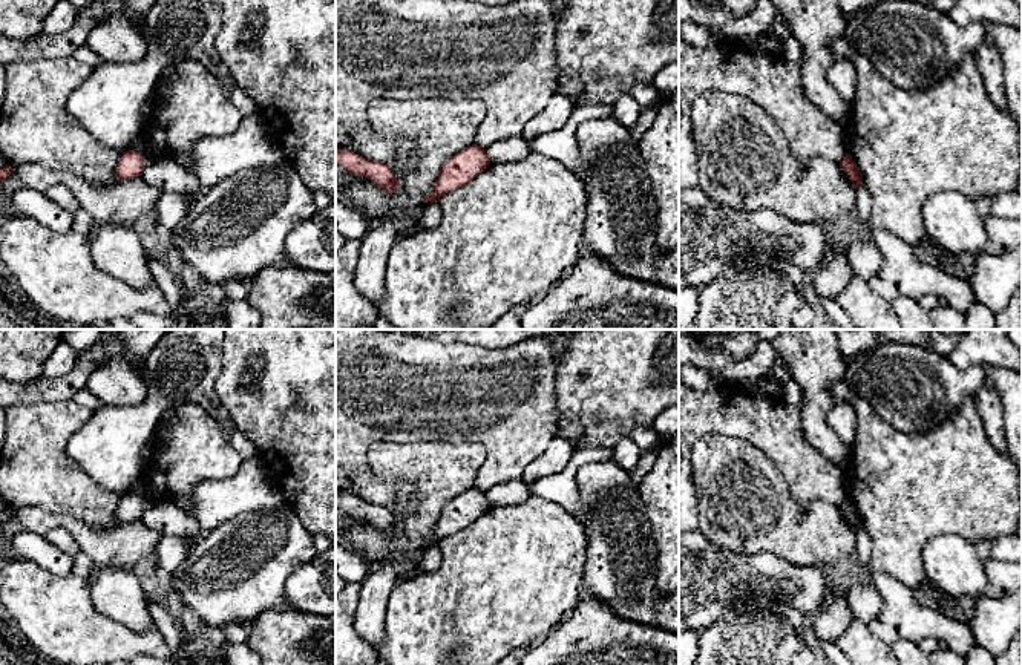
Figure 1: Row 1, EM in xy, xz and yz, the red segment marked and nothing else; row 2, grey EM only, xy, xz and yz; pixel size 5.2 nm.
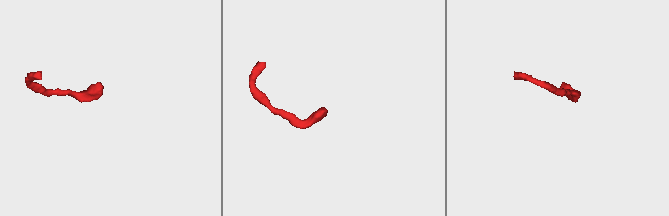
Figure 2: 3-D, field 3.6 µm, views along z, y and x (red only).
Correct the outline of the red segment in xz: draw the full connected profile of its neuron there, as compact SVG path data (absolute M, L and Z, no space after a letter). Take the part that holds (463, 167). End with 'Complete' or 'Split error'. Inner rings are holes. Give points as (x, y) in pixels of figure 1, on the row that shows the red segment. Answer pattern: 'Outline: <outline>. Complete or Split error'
Outline: M472 144L452 156L441 169L427 202L438 202L441 196L469 184L489 167L486 150Z. Complete

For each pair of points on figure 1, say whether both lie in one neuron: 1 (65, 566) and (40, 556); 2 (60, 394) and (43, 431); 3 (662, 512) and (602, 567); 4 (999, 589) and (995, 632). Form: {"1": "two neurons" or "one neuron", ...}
{"1": "one neuron", "2": "two neurons", "3": "two neurons", "4": "two neurons"}

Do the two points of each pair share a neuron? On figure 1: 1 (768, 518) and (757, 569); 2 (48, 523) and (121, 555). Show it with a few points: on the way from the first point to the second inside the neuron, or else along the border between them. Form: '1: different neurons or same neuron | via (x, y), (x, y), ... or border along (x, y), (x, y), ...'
1: different neurons | border along (725, 549), (734, 553), (774, 553), (794, 564)
2: same neuron | via (66, 523), (94, 544), (103, 547)

